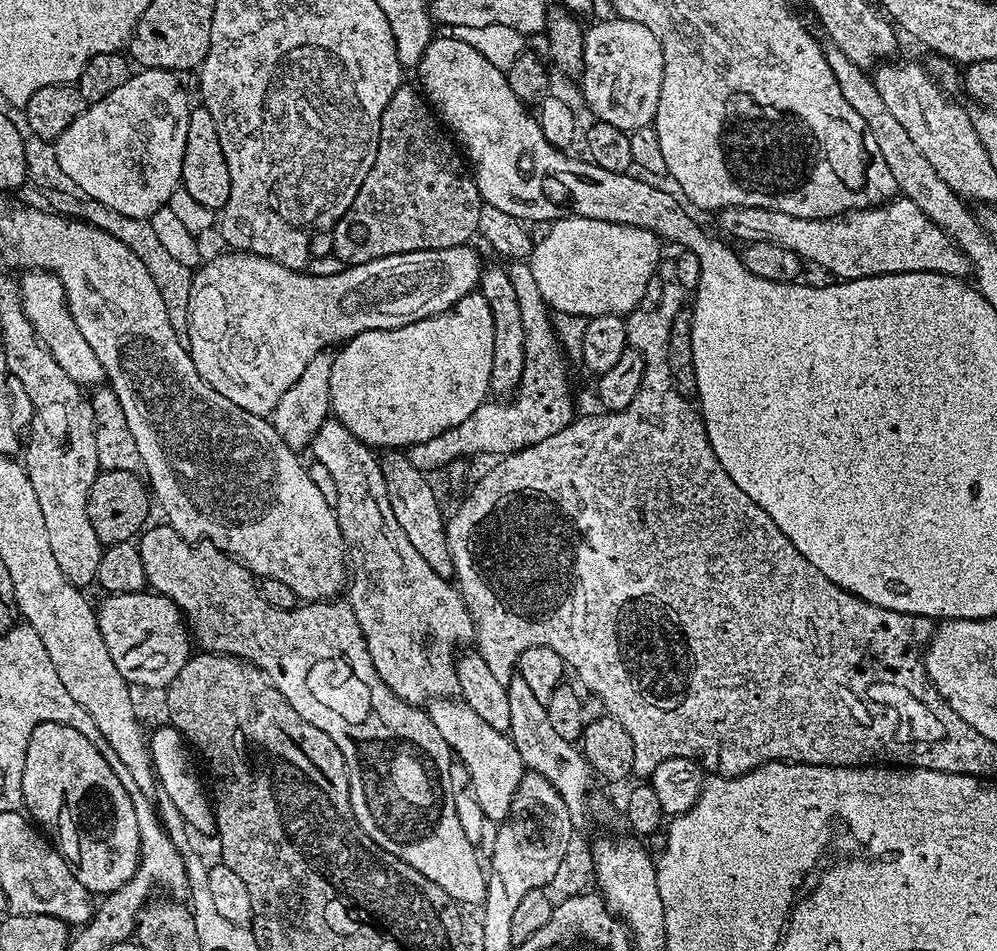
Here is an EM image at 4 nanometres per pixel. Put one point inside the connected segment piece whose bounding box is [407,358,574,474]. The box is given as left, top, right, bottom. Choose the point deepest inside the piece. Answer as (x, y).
(542, 406)

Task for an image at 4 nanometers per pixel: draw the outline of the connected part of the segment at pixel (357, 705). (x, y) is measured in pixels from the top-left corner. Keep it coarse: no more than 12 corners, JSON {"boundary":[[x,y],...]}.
{"boundary":[[166,522],[151,591],[334,738],[356,825],[452,900],[488,877],[454,753],[376,672],[347,599],[270,606]]}

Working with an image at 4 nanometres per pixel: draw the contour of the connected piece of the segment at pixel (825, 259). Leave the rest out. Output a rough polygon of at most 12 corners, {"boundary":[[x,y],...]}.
{"boundary":[[914,202],[828,220],[719,209],[745,245],[774,242],[829,277],[970,265]]}

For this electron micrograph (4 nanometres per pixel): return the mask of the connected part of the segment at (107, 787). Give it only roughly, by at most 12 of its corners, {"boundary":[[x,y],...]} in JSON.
{"boundary":[[42,722],[23,811],[93,894],[140,866],[134,802],[98,746]]}

